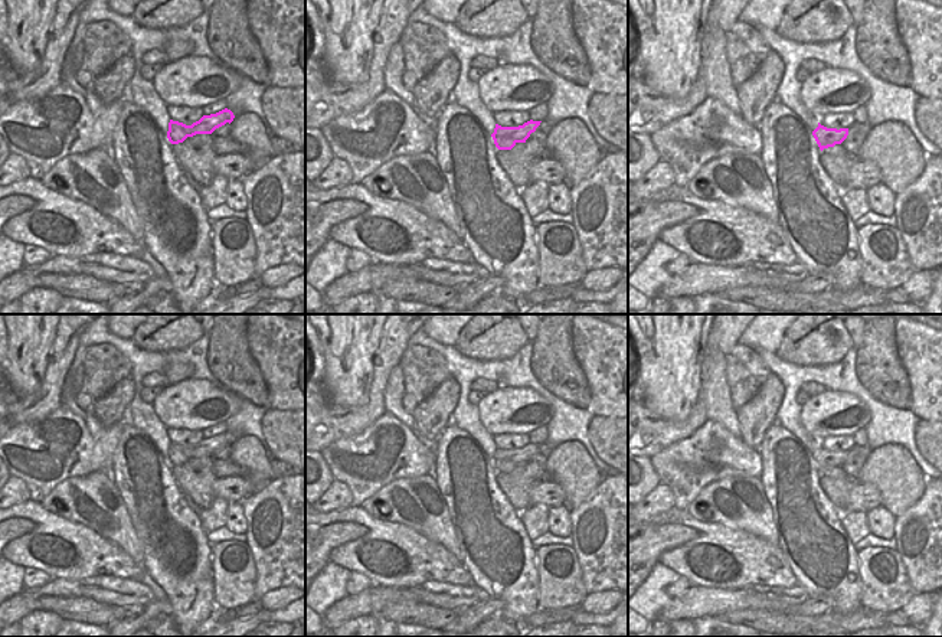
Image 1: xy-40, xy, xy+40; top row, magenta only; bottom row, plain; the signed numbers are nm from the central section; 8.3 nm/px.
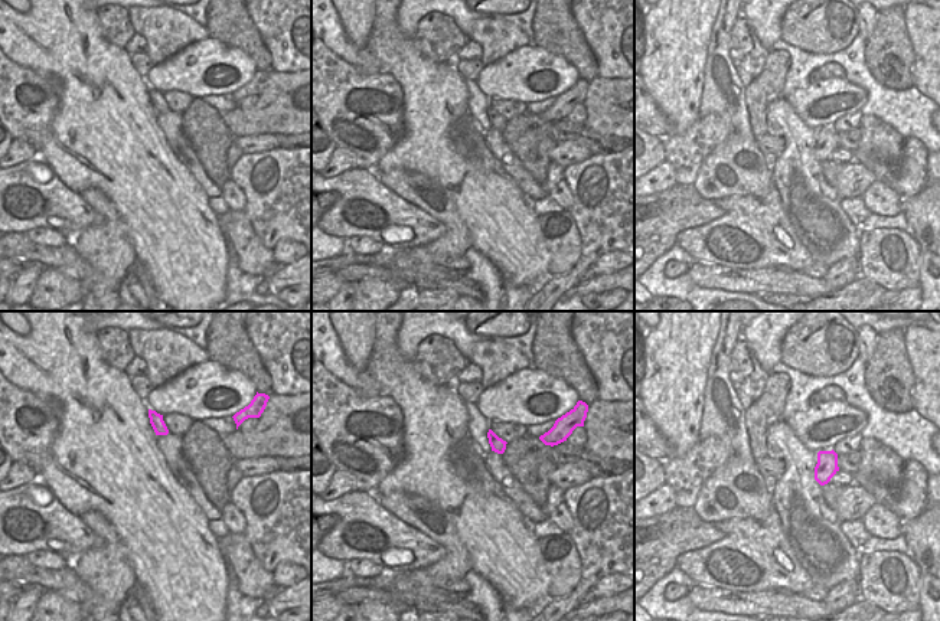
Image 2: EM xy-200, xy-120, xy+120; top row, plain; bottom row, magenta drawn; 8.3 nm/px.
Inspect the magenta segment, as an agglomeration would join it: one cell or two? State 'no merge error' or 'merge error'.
merge error

